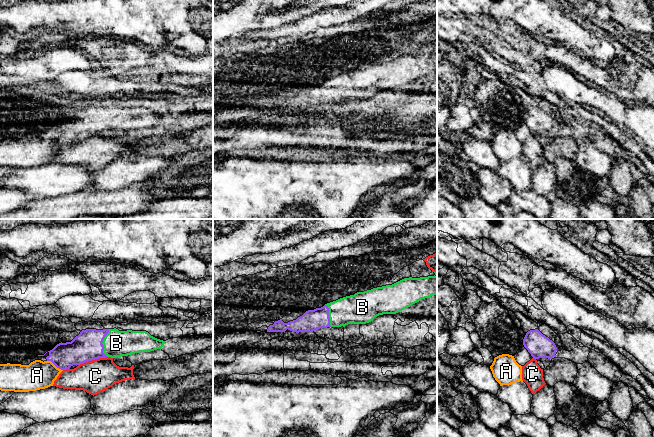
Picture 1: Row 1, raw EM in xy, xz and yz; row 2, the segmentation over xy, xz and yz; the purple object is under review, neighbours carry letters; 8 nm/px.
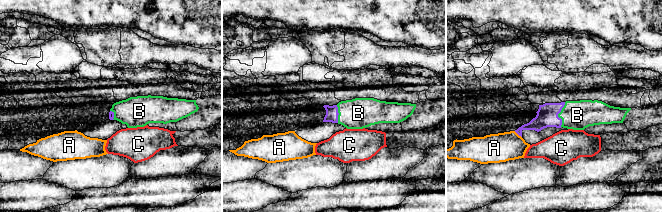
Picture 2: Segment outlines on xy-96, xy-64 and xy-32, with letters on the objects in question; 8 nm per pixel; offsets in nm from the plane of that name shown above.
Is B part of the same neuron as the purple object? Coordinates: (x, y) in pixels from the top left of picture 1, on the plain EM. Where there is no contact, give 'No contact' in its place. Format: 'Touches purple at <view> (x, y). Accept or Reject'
Touches purple at xy (101, 119). Accept

